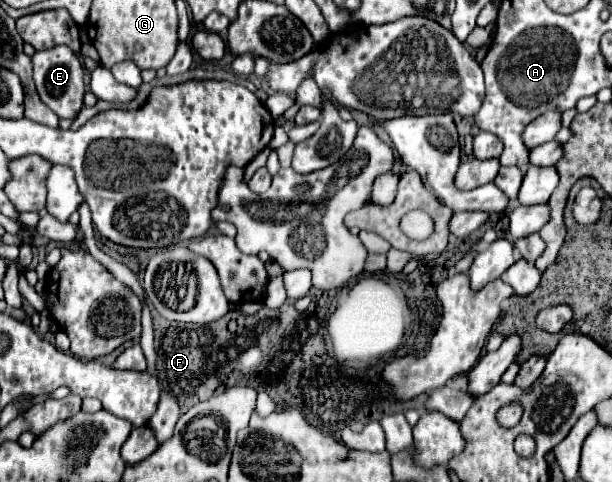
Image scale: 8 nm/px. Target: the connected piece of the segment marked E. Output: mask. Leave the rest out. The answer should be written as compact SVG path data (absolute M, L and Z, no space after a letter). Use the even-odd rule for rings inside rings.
M56 46L50 50L36 52L32 56L34 64L34 82L42 102L58 116L58 118L76 118L84 106L84 66L78 56L68 46Z

